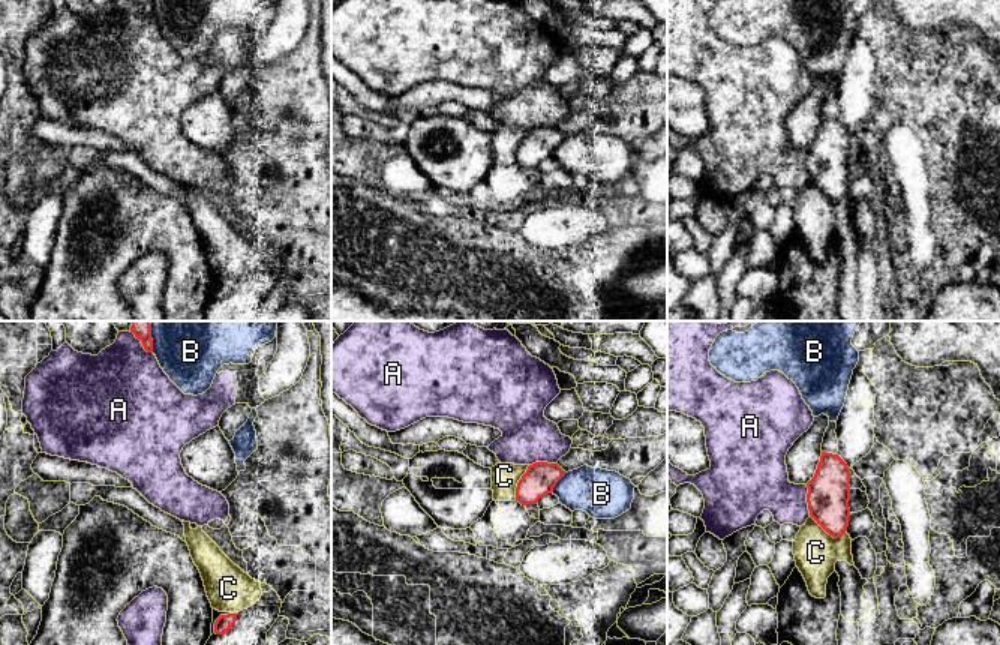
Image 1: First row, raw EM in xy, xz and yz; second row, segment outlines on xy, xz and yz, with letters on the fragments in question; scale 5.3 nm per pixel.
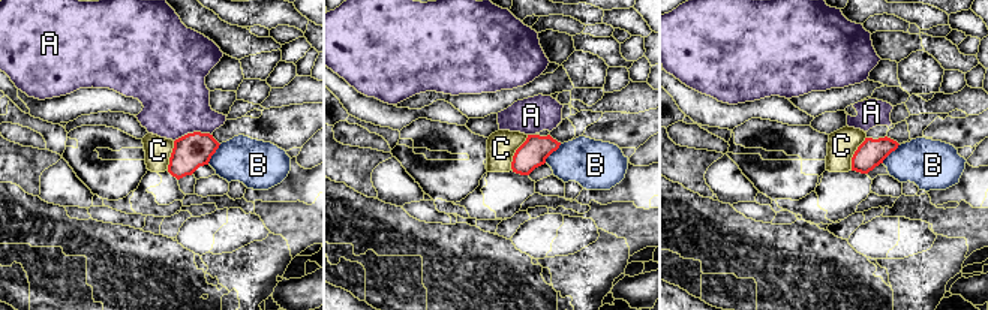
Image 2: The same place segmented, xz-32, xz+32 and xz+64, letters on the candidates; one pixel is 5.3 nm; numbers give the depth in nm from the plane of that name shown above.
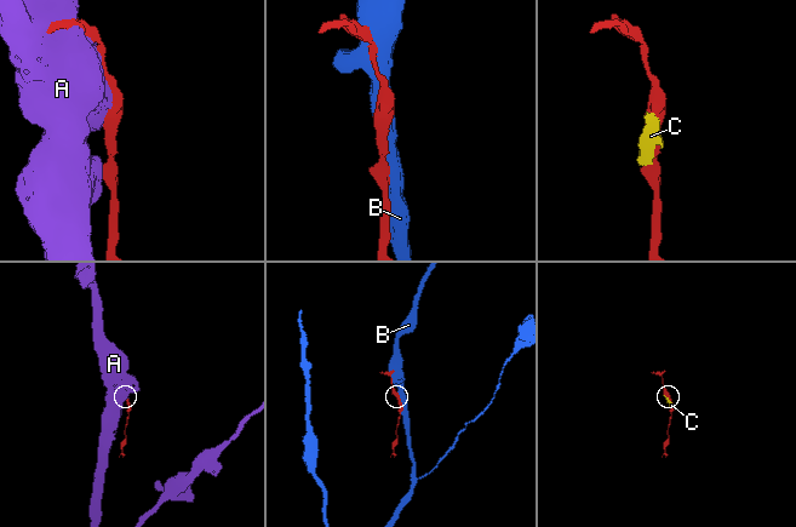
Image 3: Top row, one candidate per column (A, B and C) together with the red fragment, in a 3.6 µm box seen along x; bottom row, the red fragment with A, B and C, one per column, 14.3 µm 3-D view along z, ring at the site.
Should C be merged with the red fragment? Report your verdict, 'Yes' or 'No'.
No

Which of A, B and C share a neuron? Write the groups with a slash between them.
A / B / C

